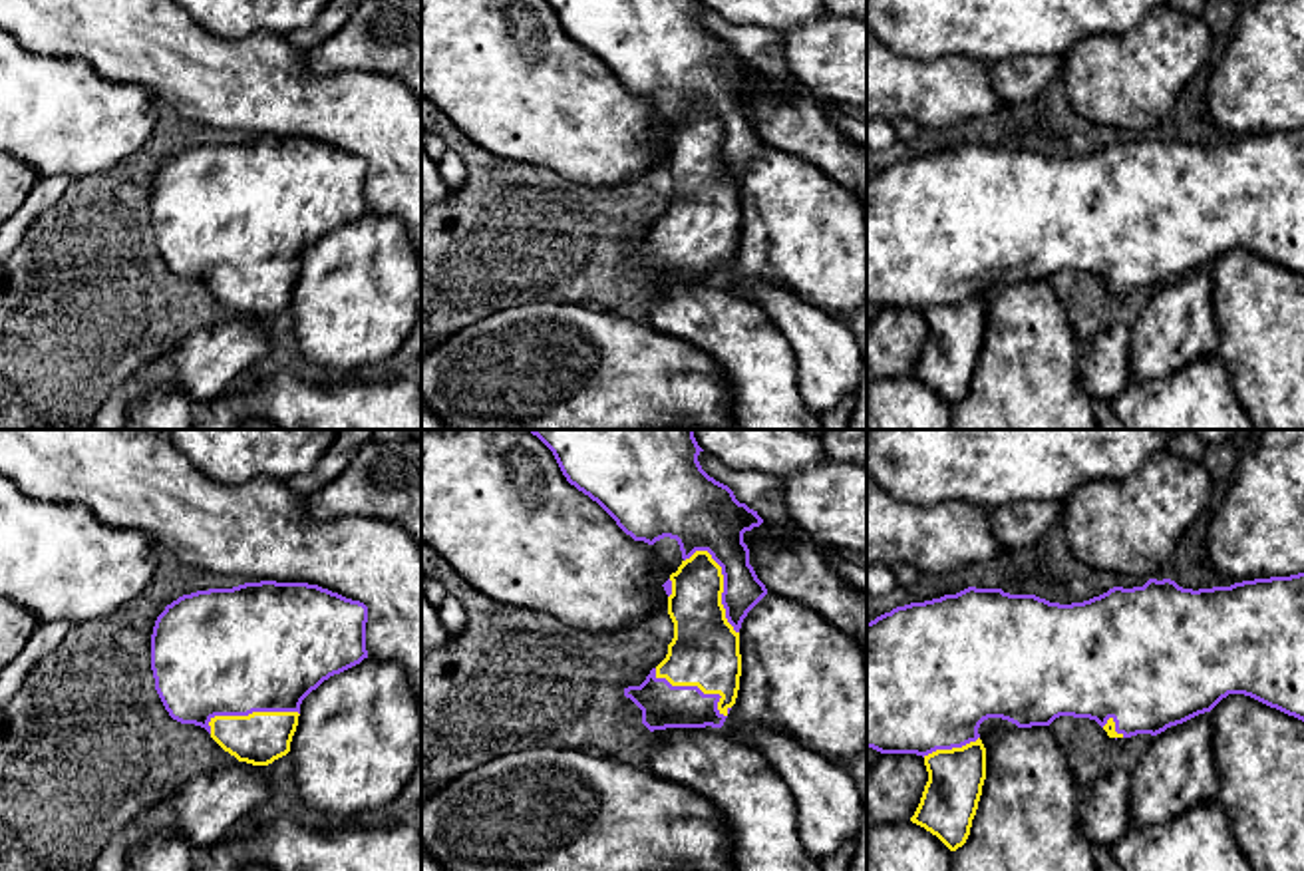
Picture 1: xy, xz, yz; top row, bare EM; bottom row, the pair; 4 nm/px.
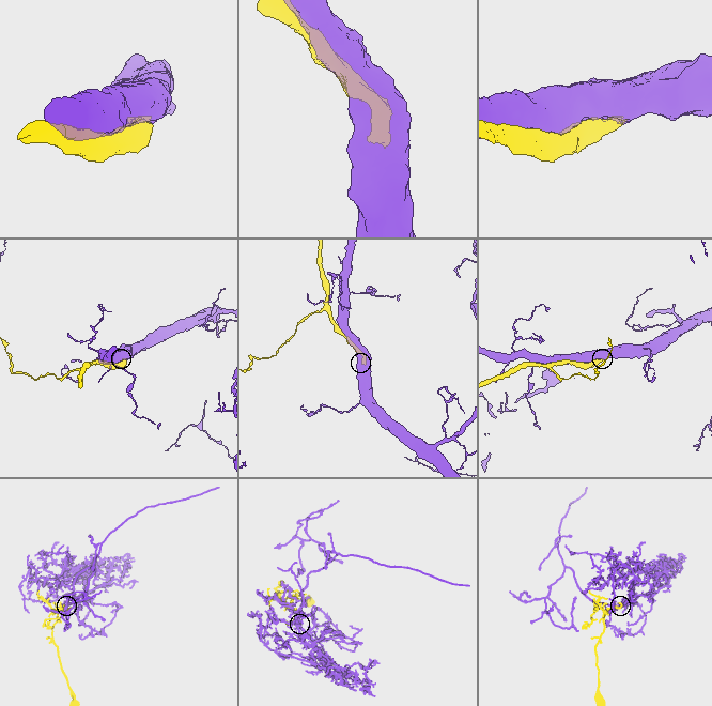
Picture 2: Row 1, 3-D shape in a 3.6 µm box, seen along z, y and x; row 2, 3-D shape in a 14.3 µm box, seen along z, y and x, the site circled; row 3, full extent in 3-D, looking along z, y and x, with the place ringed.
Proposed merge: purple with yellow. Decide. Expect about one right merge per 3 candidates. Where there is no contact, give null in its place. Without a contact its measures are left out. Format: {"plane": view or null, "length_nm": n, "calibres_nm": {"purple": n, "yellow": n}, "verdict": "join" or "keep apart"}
{"plane": "xz", "length_nm": 380, "calibres_nm": {"purple": 220, "yellow": 260}, "verdict": "join"}

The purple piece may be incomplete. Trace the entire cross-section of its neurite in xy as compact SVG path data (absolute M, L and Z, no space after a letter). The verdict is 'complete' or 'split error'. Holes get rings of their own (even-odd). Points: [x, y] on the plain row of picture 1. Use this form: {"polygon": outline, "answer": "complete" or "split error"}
{"polygon": "M244 137L183 149L151 189L155 245L181 278L205 282L239 316L268 320L290 306L302 255L364 213L368 161L308 137Z", "answer": "split error"}

